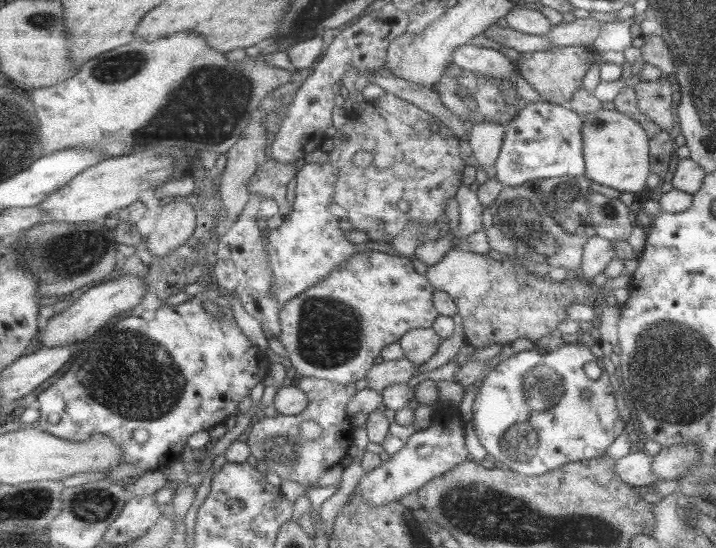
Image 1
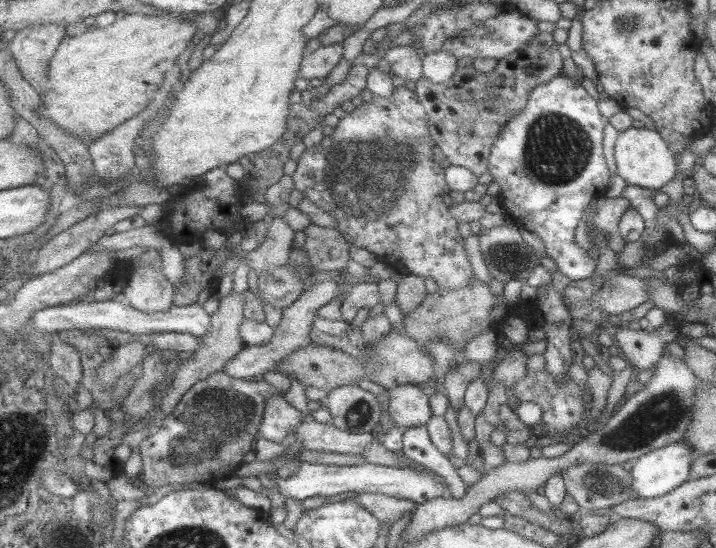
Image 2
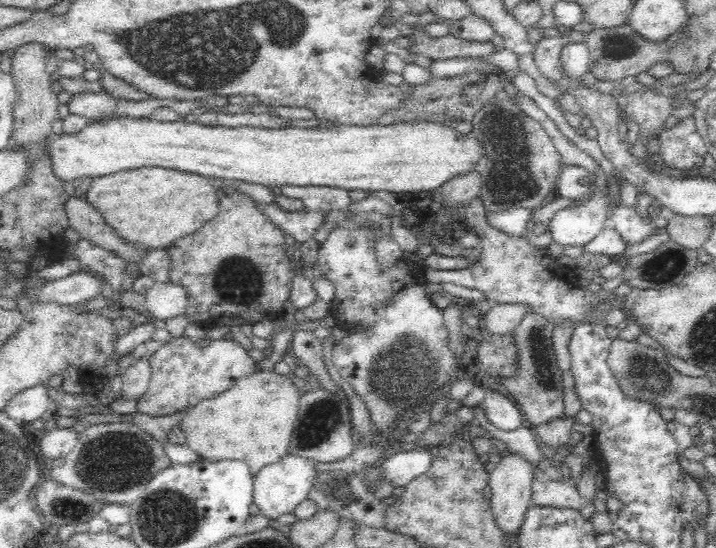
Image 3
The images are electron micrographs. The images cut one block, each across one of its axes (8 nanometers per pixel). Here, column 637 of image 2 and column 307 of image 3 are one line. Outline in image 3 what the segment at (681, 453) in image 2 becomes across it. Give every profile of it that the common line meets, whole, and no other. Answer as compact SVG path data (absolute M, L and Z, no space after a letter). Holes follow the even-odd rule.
M288 453L278 462L261 468L253 476L253 503L256 504L260 514L266 516L272 524L276 524L277 518L282 514L292 513L295 506L308 499L317 470L314 465L318 463L308 458L294 456Z

